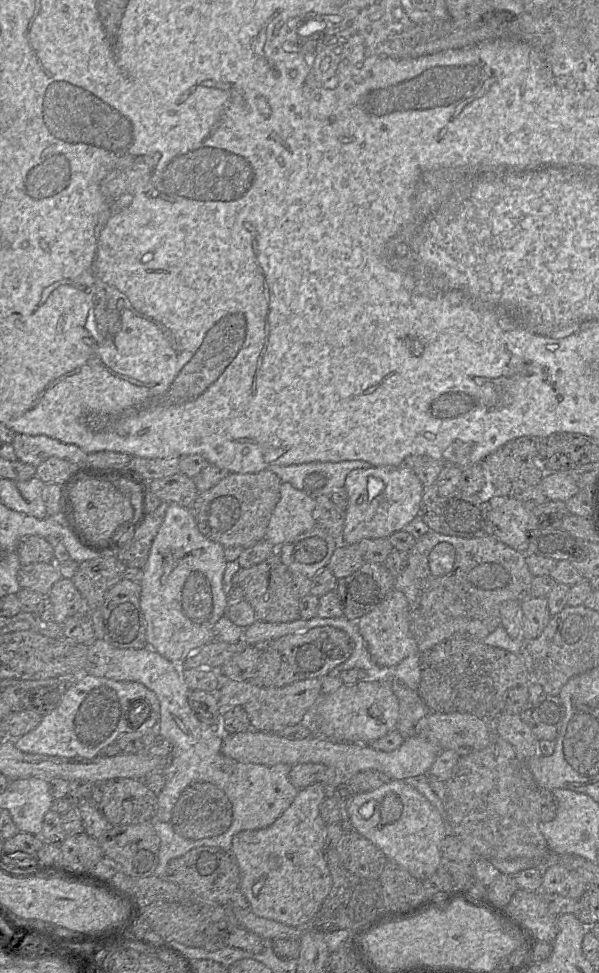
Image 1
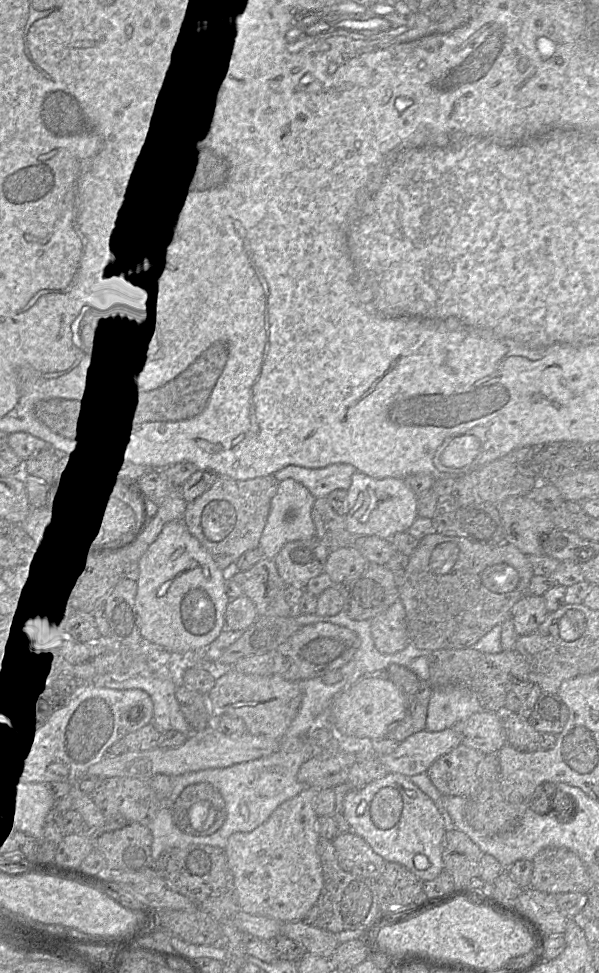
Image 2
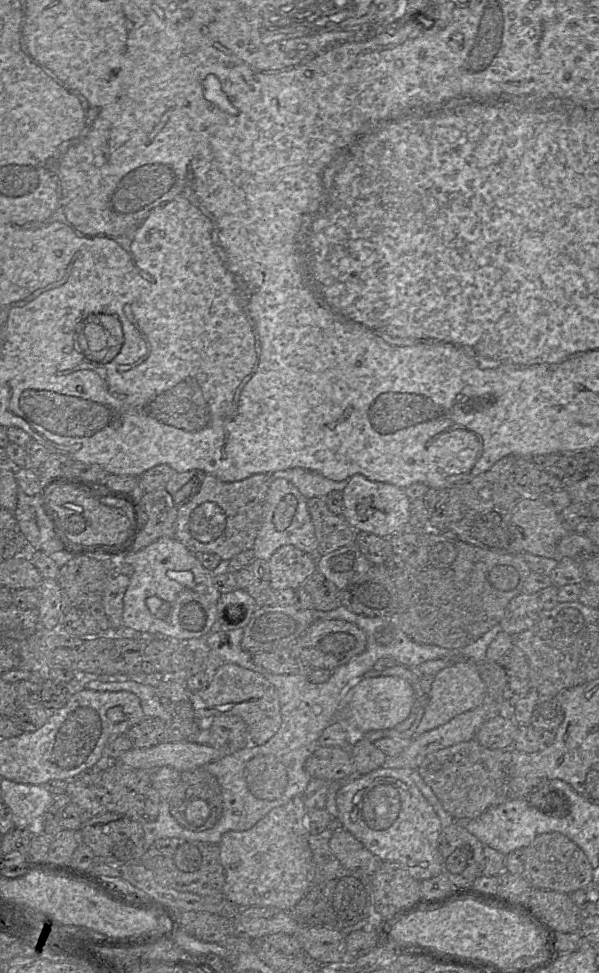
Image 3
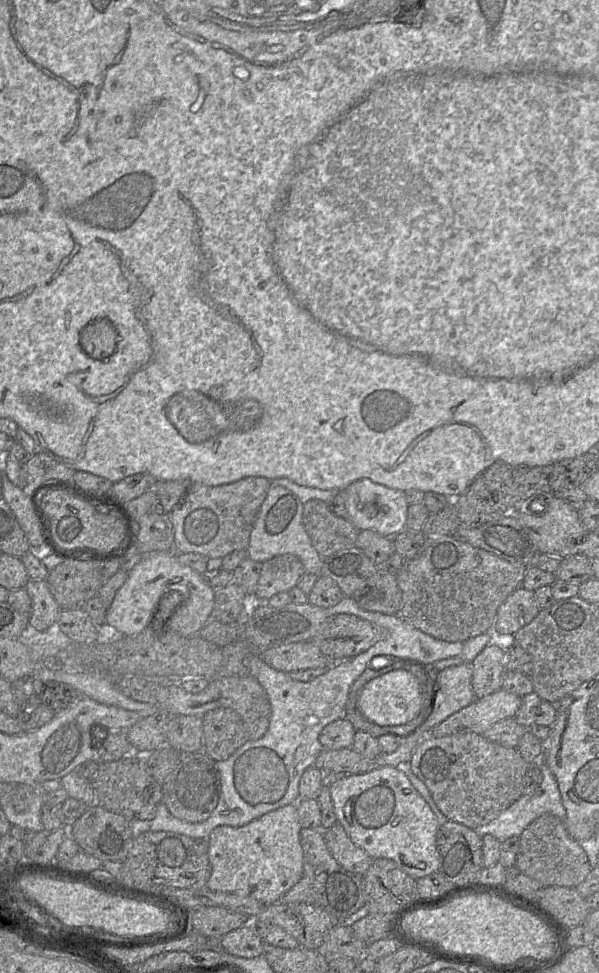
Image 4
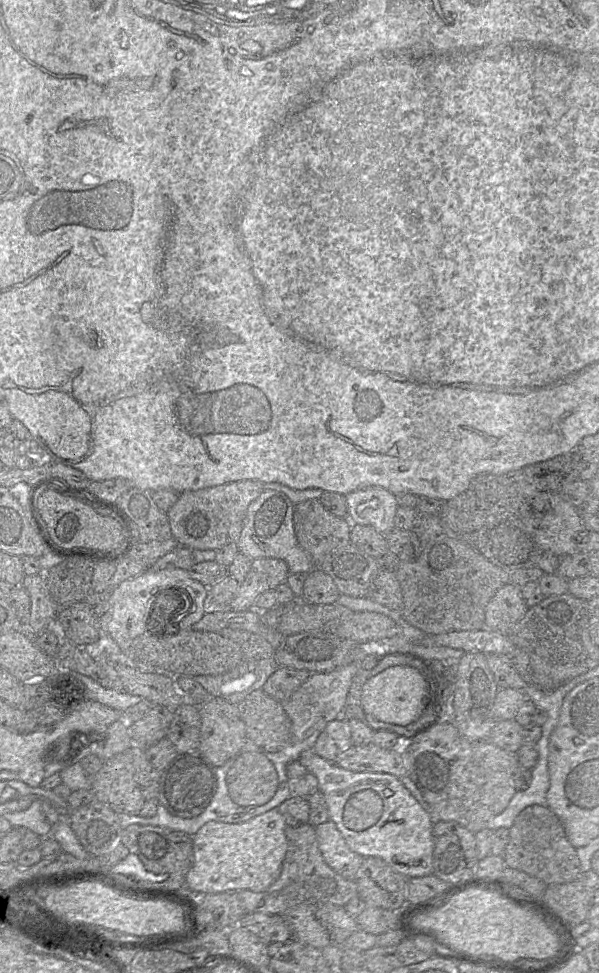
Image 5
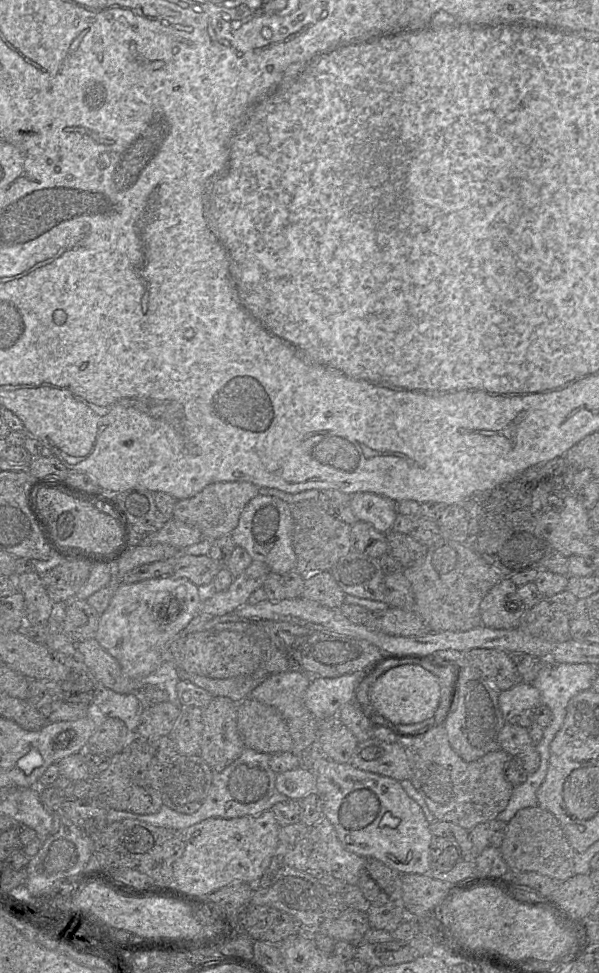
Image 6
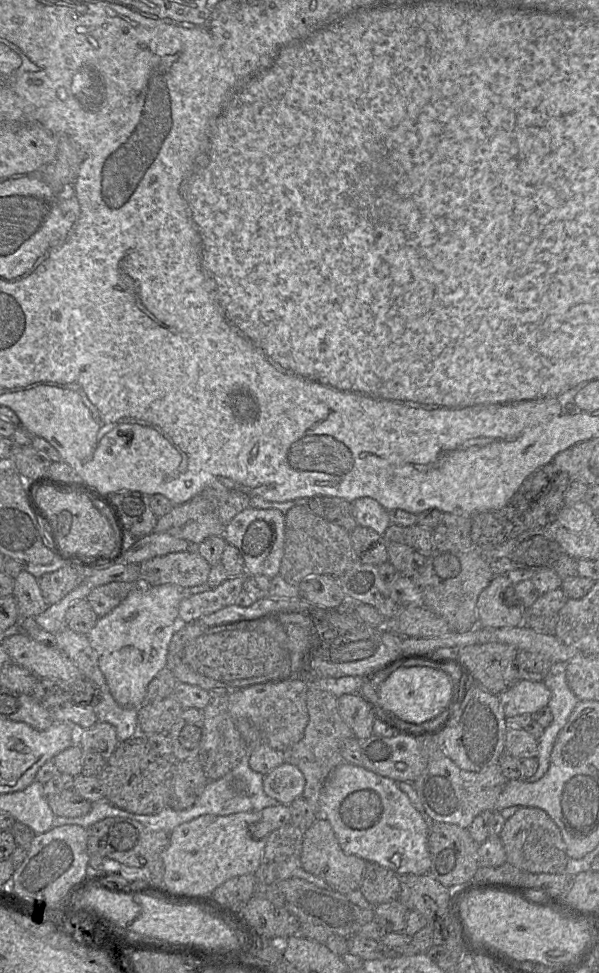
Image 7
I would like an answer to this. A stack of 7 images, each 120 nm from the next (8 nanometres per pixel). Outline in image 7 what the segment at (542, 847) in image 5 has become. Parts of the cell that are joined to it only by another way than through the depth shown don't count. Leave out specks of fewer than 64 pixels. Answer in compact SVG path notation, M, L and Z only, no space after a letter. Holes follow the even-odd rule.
M521 807L505 821L500 839L507 862L532 874L565 873L568 856L561 832L549 815L539 808Z

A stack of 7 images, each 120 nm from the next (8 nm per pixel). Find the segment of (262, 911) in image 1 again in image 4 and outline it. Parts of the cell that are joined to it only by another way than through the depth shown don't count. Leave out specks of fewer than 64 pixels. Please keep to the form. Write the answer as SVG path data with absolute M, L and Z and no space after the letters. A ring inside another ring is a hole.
M296 804L271 811L242 827L216 827L207 839L211 874L206 888L250 897L264 905L278 903L303 874L302 829Z

